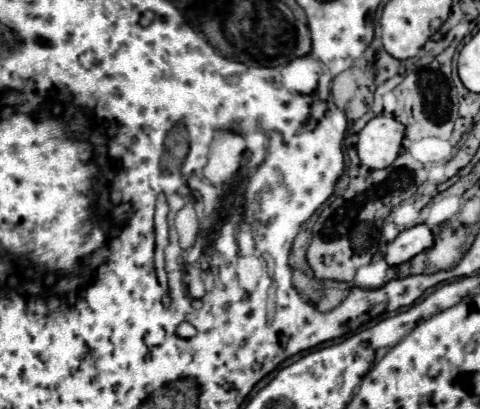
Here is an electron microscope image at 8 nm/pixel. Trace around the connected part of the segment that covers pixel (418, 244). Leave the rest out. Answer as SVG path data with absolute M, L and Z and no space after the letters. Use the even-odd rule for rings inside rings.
M426 224L412 226L400 232L400 236L386 248L386 262L390 266L398 266L402 262L408 262L422 250L432 248L432 244L434 244L434 236Z

